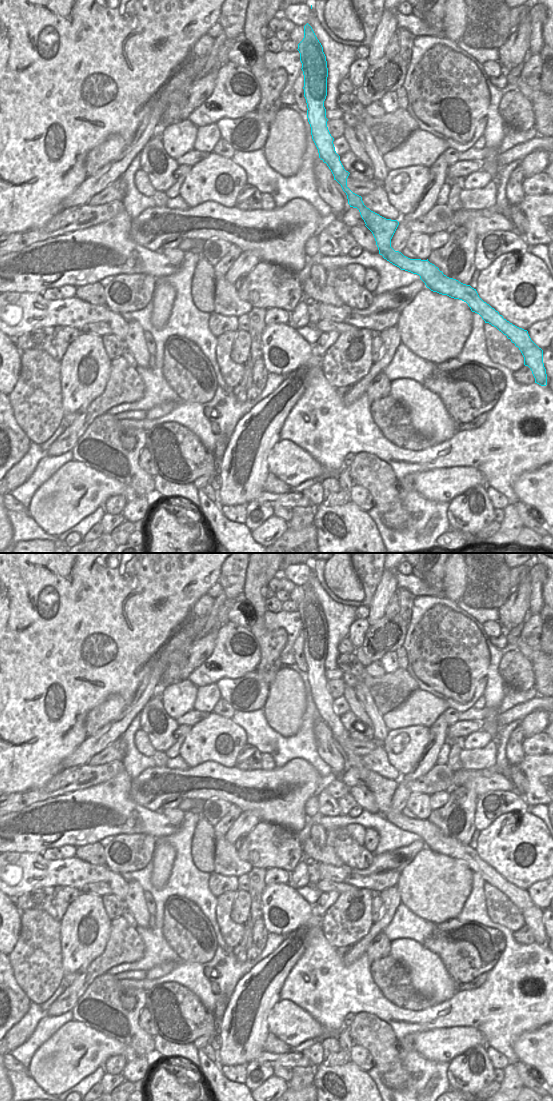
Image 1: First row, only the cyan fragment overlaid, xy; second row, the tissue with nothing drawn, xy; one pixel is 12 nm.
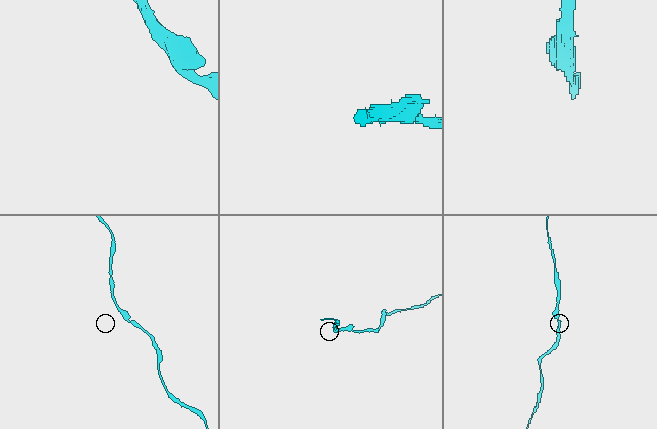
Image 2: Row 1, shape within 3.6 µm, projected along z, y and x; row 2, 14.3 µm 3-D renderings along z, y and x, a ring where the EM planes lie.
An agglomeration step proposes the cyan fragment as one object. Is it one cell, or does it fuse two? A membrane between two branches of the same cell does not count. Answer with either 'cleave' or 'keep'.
keep

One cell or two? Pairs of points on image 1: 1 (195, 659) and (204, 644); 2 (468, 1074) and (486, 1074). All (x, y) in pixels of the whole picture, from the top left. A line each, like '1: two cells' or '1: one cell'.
1: one cell
2: one cell

